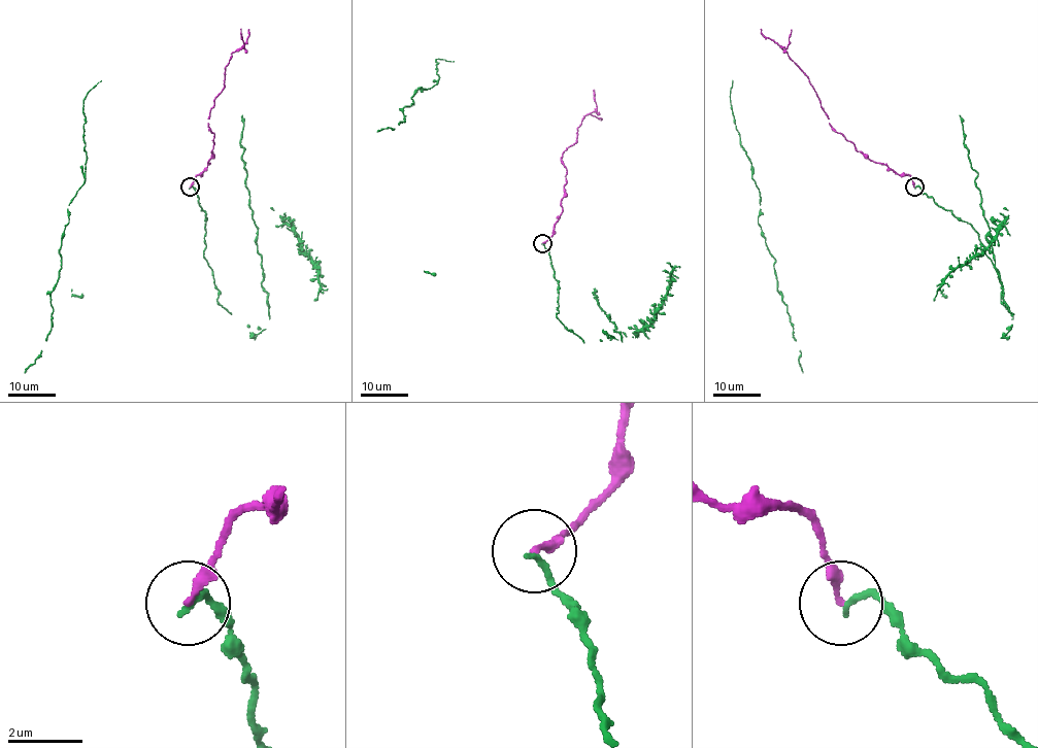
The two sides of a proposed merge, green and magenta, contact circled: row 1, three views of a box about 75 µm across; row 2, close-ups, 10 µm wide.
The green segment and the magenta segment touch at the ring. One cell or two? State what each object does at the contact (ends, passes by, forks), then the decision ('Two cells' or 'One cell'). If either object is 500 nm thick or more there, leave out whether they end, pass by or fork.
At the ring green ends. At the ring magenta ends. One cell

